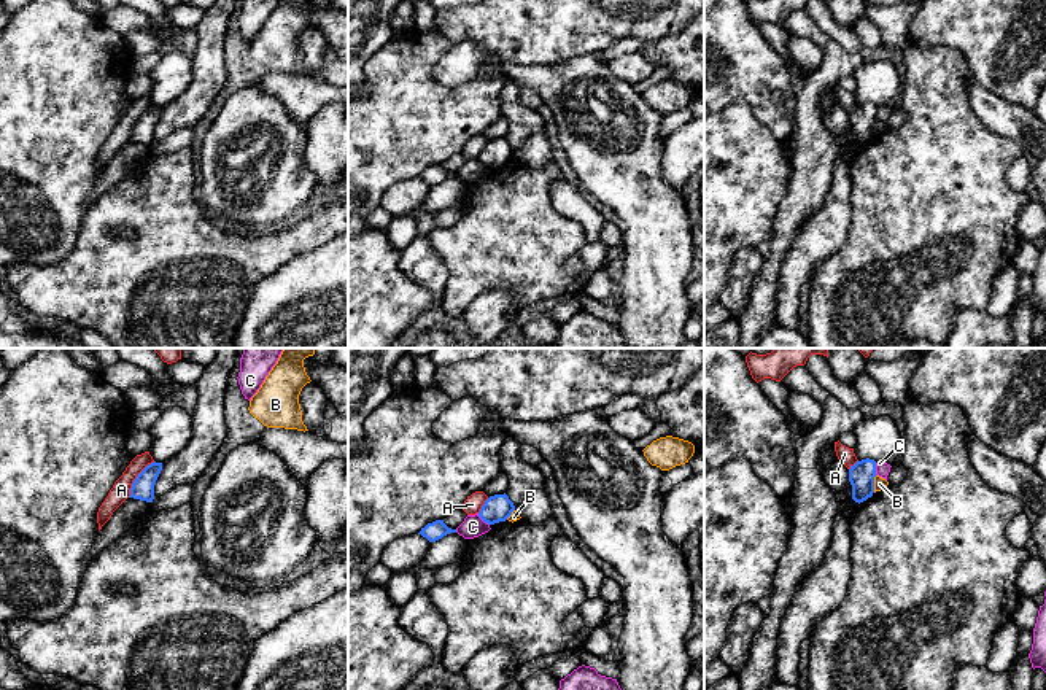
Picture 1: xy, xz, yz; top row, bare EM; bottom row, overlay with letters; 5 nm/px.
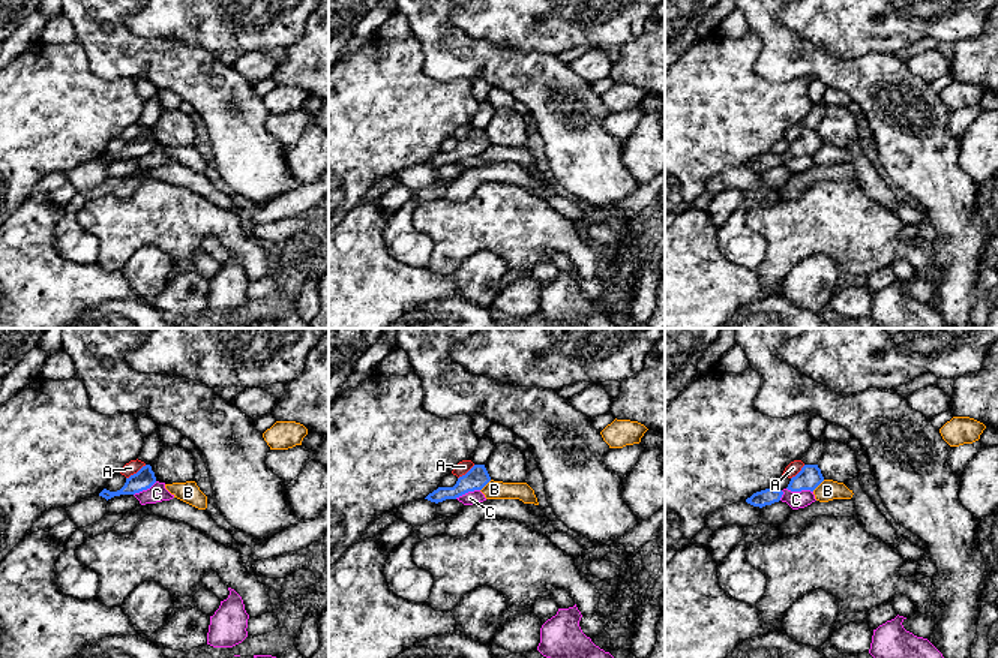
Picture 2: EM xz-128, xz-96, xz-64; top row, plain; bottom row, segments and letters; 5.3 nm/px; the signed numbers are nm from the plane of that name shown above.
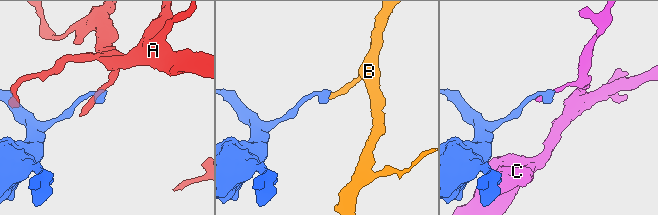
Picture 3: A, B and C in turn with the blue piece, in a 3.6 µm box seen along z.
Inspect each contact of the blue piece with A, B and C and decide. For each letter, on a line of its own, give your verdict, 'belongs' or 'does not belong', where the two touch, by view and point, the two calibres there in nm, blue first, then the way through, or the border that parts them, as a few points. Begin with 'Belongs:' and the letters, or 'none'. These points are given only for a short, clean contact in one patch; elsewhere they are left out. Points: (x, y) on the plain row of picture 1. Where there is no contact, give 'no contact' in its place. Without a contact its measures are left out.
Belongs: none
A: does not belong; meets blue in xy at (137, 121); 110 nm thick on the blue side, 100 nm on the other; border along xy (154, 105), (137, 120), (127, 140)
B: does not belong; meets blue in yz at (873, 127); 130 nm thick on the blue side, 60 nm on the other
C: does not belong; meets blue in xz at (484, 164); 140 nm thick on the blue side, 110 nm on the other; border along xz (477, 158), (488, 169)

